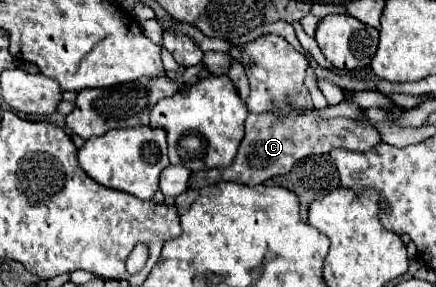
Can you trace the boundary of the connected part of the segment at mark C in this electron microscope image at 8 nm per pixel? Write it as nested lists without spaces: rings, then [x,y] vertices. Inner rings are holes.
[[[250,113],[246,119],[246,133],[238,147],[236,159],[230,167],[210,169],[216,175],[216,181],[234,181],[242,185],[260,185],[270,177],[286,175],[296,161],[308,155],[326,155],[332,149],[348,149],[348,151],[368,151],[378,145],[382,139],[372,125],[364,125],[358,121],[350,121],[346,117],[338,119],[314,119],[312,115],[298,115],[288,119],[276,119],[268,113]]]

